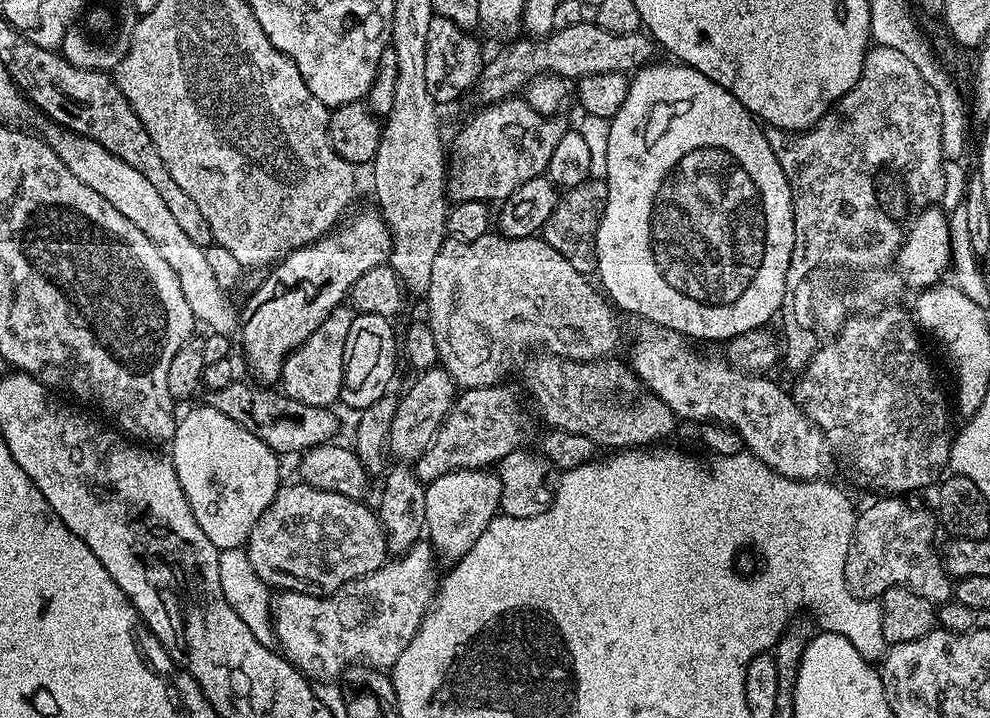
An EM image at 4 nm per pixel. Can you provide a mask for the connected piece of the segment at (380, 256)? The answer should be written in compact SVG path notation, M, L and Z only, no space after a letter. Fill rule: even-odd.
M372 207L358 213L349 224L341 223L327 236L295 248L283 257L245 302L244 312L242 308L238 337L244 347L244 360L252 371L251 379L260 386L275 385L290 353L306 342L335 308L349 299L354 282L358 282L366 270L388 264L391 252L390 230L384 217Z

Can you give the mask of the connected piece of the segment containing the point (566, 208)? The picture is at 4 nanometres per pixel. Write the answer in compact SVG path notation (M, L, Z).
M589 178L573 188L565 188L560 192L560 200L554 206L554 214L546 218L542 229L542 239L554 246L574 270L585 274L596 271L596 231L600 225L600 219L606 206L608 197L608 182L605 180L594 180Z

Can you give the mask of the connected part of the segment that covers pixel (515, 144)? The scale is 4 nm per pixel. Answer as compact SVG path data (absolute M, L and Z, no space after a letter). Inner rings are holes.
M523 98L498 100L484 106L468 120L468 125L456 136L456 153L450 160L456 165L446 172L446 192L453 201L483 200L502 202L522 182L547 173L550 154L566 130L565 117L543 116Z

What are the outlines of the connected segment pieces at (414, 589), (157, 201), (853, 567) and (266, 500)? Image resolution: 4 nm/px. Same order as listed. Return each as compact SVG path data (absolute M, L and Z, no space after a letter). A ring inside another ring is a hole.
M421 542L399 558L389 559L377 572L346 582L329 596L281 591L275 597L272 614L274 640L280 643L284 659L305 676L317 676L320 682L339 677L353 665L391 670L433 603L432 560L431 543Z
M48 126L42 132L43 139L62 158L62 162L78 178L78 182L86 182L90 190L98 190L118 214L123 214L158 246L158 254L166 258L170 265L170 270L178 274L178 286L182 286L182 294L186 294L186 302L190 306L192 315L196 317L201 325L205 324L205 329L217 332L226 337L231 337L238 328L238 312L232 309L232 304L227 300L225 289L218 286L214 278L214 273L210 270L210 265L206 262L204 249L199 248L194 242L190 242L190 237L178 226L178 221L170 214L170 209L166 207L164 201L158 194L157 188L151 184L134 166L122 162L110 150L106 150L98 142L94 142L88 136L80 136L77 132L69 132L59 126Z
M904 498L880 499L884 500L857 515L854 538L846 554L849 592L862 600L871 600L891 588L905 588L937 606L951 601L954 580L944 568L938 544L936 548L938 524L933 513L924 508L911 508Z
M207 406L179 417L170 448L178 482L182 482L186 502L190 502L198 526L202 526L202 534L219 549L247 545L250 530L282 486L278 453L226 414Z

